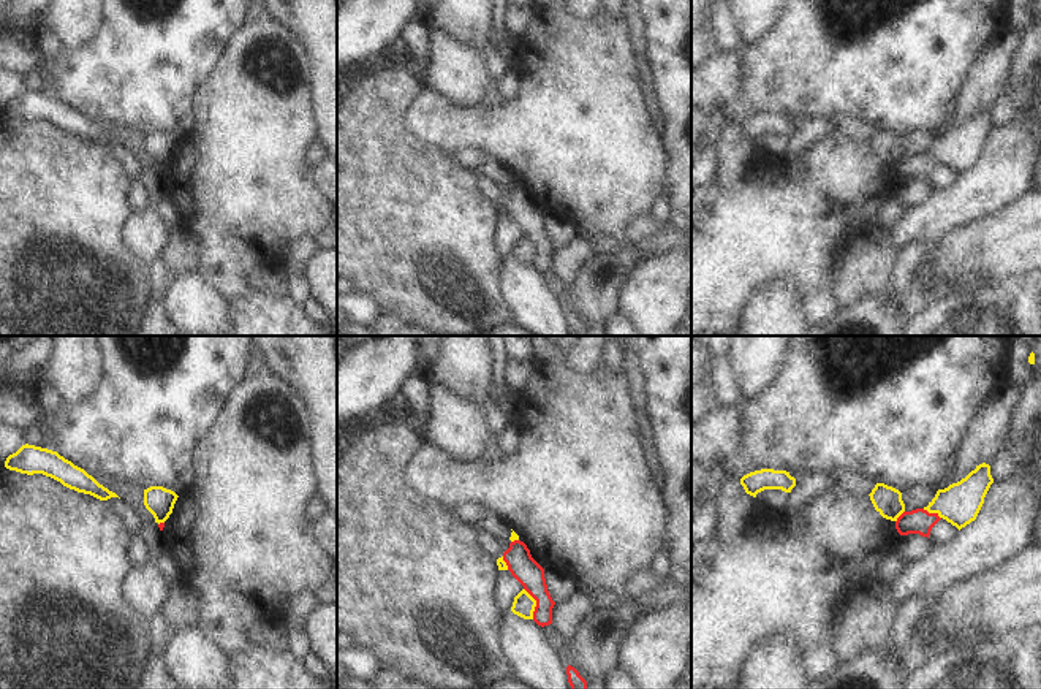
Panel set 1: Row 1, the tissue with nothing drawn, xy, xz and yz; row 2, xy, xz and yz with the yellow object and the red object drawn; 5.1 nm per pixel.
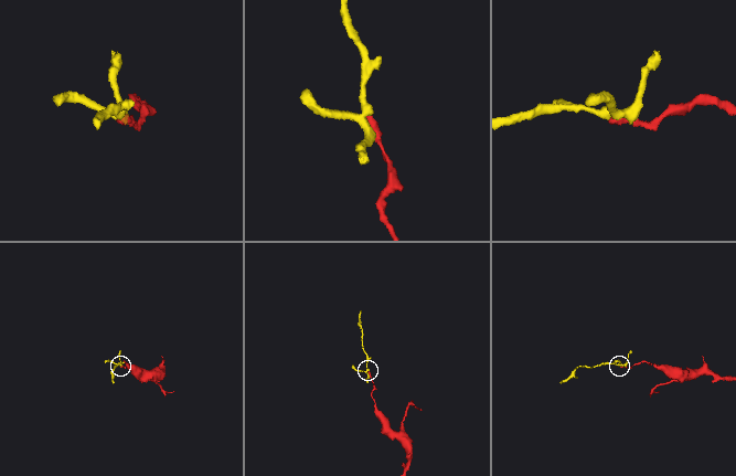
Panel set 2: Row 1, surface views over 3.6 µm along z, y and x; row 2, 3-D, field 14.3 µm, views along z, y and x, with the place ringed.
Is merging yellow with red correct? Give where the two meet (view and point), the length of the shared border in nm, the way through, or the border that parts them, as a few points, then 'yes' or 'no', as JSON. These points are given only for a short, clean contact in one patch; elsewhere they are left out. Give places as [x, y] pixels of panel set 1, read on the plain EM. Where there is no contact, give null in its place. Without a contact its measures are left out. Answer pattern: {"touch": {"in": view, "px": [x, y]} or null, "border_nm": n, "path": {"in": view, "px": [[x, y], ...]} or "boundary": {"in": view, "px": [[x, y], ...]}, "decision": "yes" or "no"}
{"touch": {"in": "xz", "px": [535, 249]}, "border_nm": 170, "boundary": {"in": "xz", "px": [[524, 233], [535, 246], [533, 263]]}, "decision": "no"}

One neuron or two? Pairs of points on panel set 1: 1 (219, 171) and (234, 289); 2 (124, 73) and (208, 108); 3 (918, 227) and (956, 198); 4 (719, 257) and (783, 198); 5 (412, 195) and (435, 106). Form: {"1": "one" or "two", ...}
{"1": "one", "2": "two", "3": "one", "4": "one", "5": "two"}

